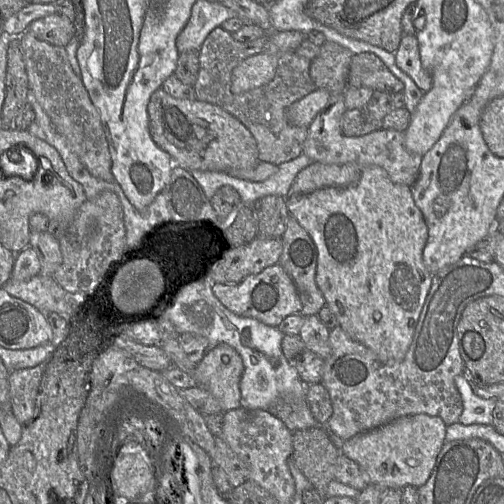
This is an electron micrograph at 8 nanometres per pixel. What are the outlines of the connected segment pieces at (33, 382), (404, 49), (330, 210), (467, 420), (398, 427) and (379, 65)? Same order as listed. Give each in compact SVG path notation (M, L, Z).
M49 344L49 355L43 362L35 367L18 369L9 374L11 409L21 425L27 424L34 415L41 379L56 348L50 347Z
M403 35L399 48L395 53L396 65L405 72L423 93L432 88L432 76L422 66L419 43L416 35Z
M313 162L297 174L284 200L290 215L294 216L307 231L317 248L316 283L325 298L326 305L336 316L338 324L352 339L371 349L382 362L386 364L401 362L412 343L419 316L431 288L433 276L423 262L423 249L428 239L428 227L422 212L415 204L411 187L394 183L388 173L380 166Z
M457 375L454 382L463 402L459 423L464 425L492 425L492 412L498 399L485 399L476 395L464 375Z
M427 414L403 416L346 440L341 453L359 465L368 480L368 484L378 484L396 489L402 489L408 485L418 488L427 482L432 473L437 456L445 443L446 427L438 416Z
M363 52L351 58L348 87L367 87L394 95L404 92L404 84L374 53Z

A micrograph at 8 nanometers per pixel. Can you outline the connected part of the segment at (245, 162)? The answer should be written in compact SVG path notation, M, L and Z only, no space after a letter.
M162 87L150 97L147 113L149 131L156 145L188 171L215 171L229 175L234 170L252 170L259 163L258 147L252 133L221 107L195 100L176 99Z

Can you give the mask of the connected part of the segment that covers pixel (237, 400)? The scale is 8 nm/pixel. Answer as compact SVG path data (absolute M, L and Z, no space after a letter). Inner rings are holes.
M221 343L206 353L196 366L194 379L219 402L223 412L241 407L240 380L244 364L240 354Z

